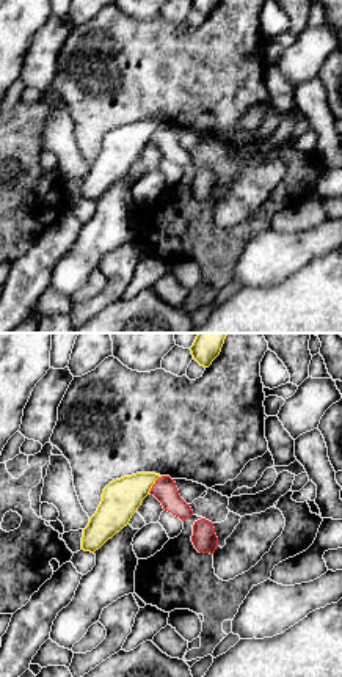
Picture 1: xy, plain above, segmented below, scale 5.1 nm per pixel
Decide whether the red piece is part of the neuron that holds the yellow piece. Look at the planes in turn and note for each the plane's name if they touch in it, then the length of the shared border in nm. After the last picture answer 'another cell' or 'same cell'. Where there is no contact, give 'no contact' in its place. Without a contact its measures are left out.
xy | 120 nm

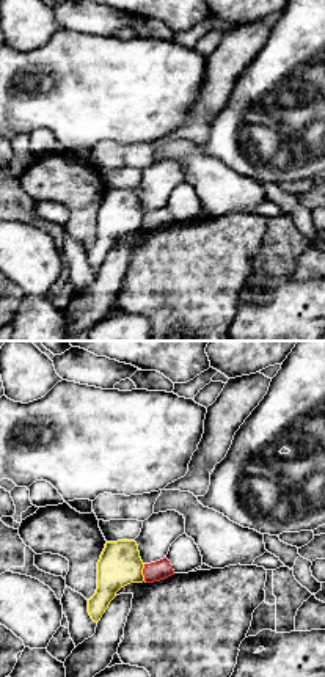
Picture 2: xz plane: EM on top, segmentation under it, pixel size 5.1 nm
xz | 90 nm

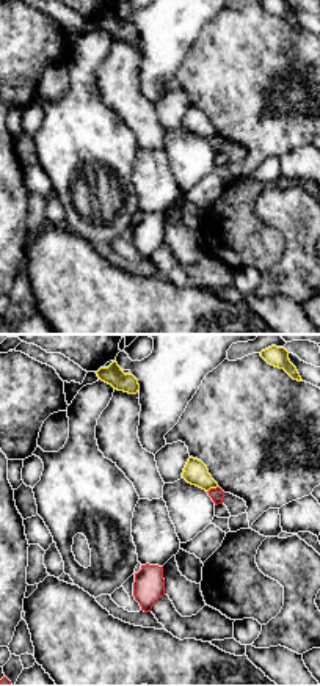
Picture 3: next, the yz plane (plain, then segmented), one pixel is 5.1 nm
yz | 70 nm

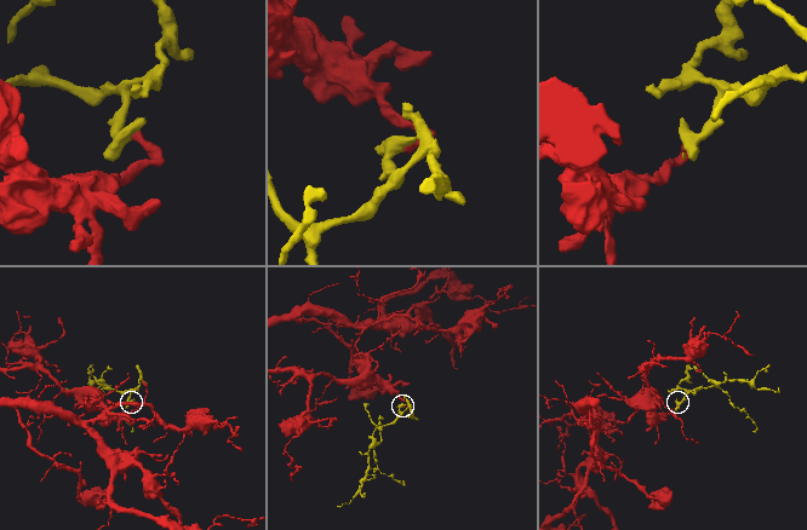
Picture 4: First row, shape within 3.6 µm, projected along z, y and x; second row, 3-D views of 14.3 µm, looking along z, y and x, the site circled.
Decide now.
another cell

